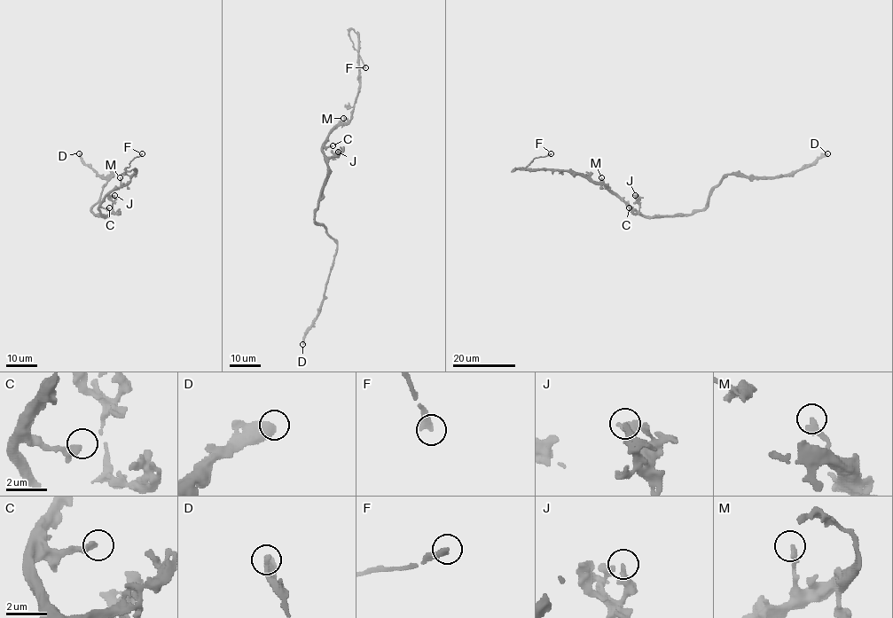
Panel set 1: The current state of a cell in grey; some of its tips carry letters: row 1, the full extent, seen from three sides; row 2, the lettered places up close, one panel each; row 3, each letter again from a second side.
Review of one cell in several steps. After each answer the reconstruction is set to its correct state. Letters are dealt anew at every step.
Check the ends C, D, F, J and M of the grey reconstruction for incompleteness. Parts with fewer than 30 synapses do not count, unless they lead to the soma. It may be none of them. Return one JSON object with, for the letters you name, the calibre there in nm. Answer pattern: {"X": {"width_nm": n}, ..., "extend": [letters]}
{"M": {"width_nm": 300}, "extend": ["M"]}

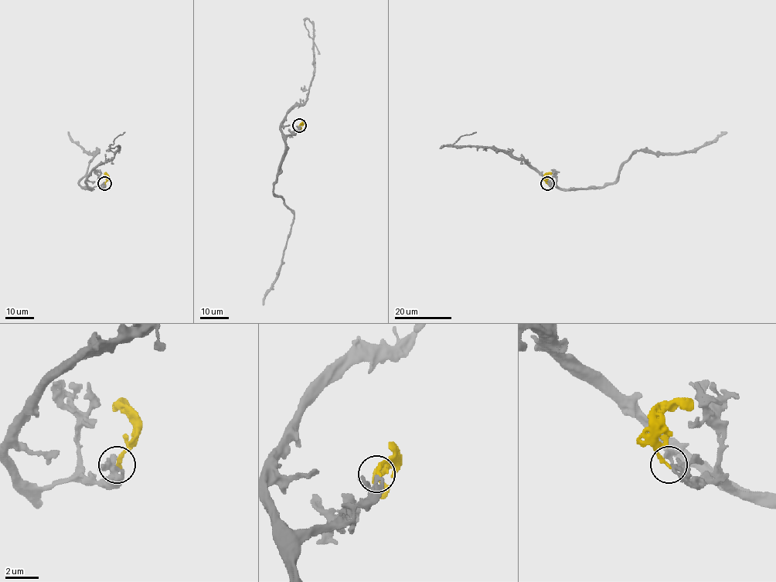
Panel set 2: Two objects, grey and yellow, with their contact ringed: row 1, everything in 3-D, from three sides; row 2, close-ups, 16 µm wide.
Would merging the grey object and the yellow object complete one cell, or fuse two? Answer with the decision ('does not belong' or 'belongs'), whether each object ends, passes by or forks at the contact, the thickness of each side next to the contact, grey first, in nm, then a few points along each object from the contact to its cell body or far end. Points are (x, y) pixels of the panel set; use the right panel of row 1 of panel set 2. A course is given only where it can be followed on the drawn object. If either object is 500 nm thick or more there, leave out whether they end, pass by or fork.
belongs; grey ends; yellow ends; calibres 240 and 220 nm; course grey (548, 184), (563, 189), (604, 186), (612, 184), (621, 166), (636, 151), (686, 151), (712, 143), (726, 132); course yellow (547, 184), (546, 176), (551, 173)

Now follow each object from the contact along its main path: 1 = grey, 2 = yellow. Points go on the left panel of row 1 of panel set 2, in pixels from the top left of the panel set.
1: (105, 184), (90, 189), (79, 184), (98, 151), (89, 153), (76, 143), (68, 132)
2: (105, 184), (107, 176), (105, 173)

